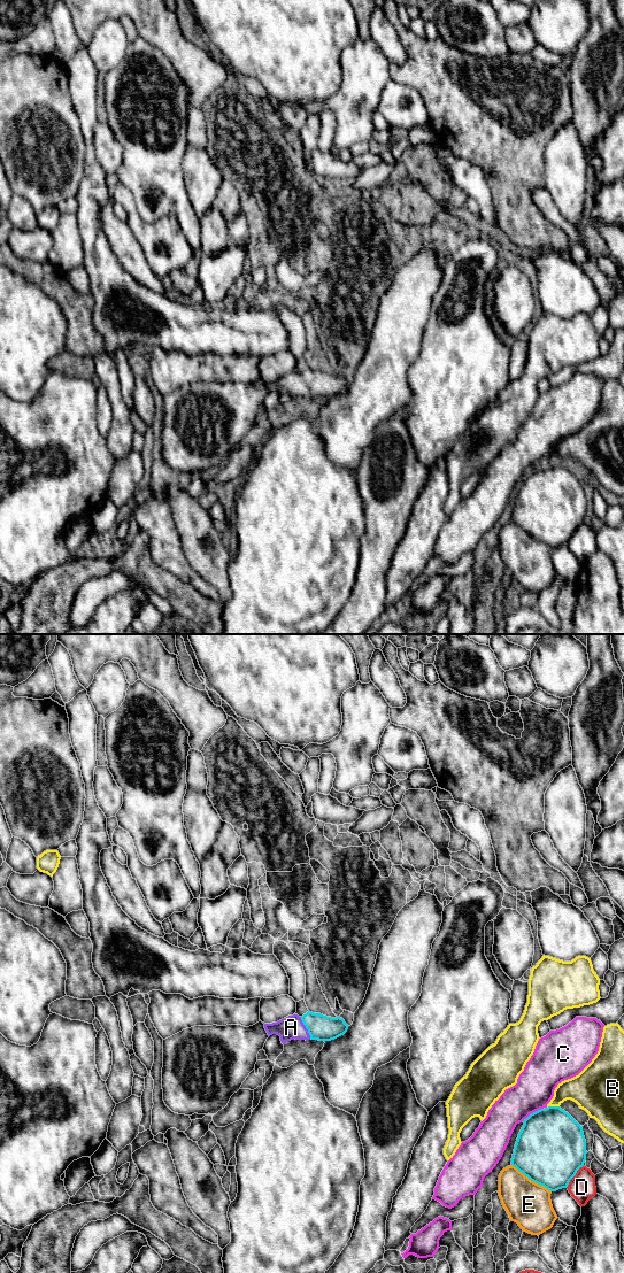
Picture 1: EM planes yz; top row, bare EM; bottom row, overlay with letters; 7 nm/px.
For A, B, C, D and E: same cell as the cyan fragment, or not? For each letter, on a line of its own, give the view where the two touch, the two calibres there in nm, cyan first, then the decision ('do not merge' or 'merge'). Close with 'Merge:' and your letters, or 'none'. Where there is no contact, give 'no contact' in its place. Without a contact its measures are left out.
A: contact in yz; calibres 180 and 160 nm; merge
B: contact in yz; calibres 460 and 220 nm; do not merge
C: contact in yz; calibres 460 and 260 nm; do not merge
D: contact in yz; calibres 480 and 190 nm; do not merge
E: contact in yz; calibres 480 and 320 nm; do not merge
Merge: A

